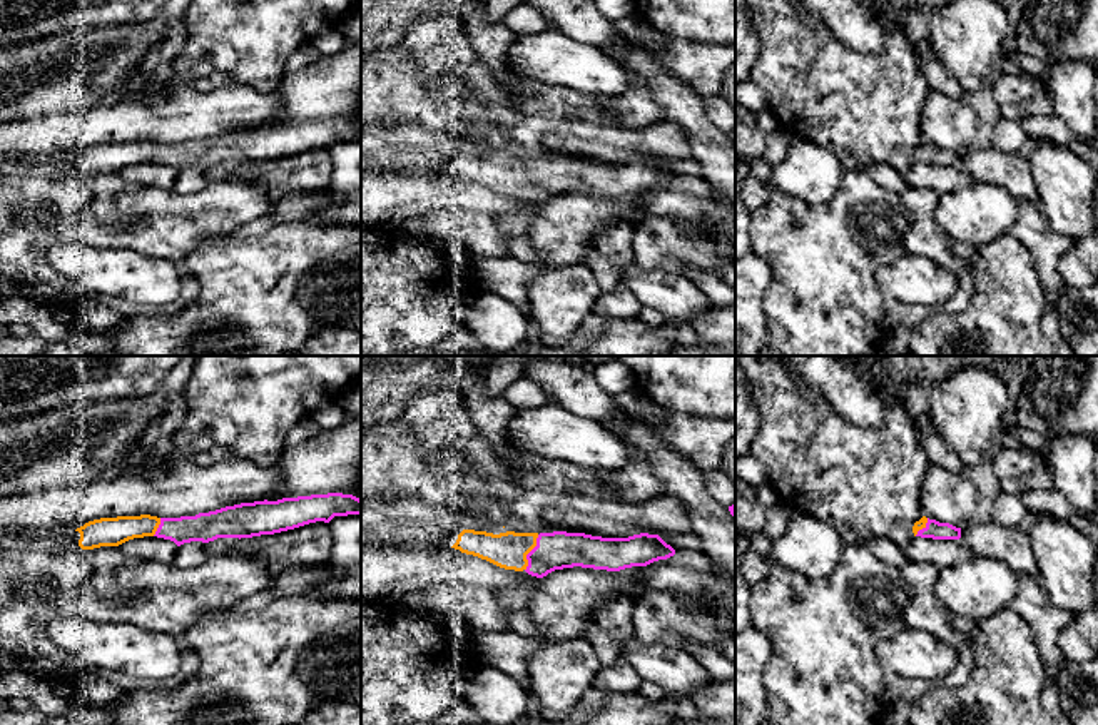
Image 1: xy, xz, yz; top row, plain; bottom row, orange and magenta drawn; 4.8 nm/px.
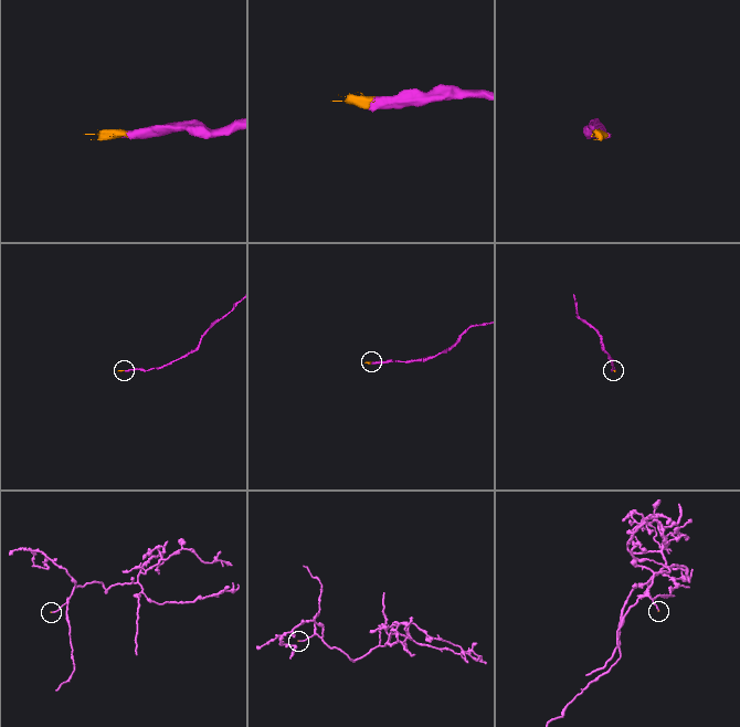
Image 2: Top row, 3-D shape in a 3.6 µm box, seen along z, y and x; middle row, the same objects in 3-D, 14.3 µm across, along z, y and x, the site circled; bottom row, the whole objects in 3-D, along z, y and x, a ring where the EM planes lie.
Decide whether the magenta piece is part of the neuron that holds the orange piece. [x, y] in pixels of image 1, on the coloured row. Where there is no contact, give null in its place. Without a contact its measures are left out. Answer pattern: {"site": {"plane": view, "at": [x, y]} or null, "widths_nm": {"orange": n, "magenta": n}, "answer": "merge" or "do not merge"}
{"site": {"plane": "xz", "at": [528, 552]}, "widths_nm": {"orange": 180, "magenta": 180}, "answer": "merge"}

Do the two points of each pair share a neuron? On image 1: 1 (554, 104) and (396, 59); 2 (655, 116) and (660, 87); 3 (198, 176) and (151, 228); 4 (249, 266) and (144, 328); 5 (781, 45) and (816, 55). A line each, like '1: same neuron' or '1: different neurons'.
1: same neuron
2: different neurons
3: different neurons
4: same neuron
5: same neuron

